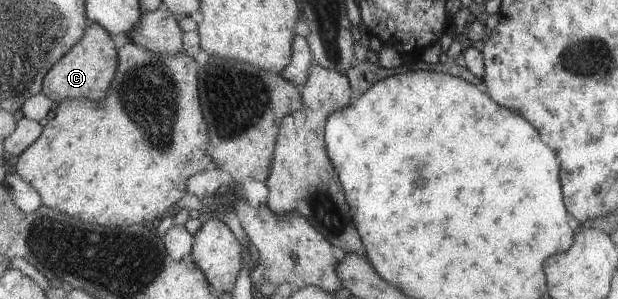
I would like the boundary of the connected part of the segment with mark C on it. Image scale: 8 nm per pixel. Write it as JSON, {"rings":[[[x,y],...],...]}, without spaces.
{"rings":[[[90,22],[83,38],[46,74],[42,92],[59,103],[65,99],[105,100],[118,73],[119,47],[101,24]]]}

